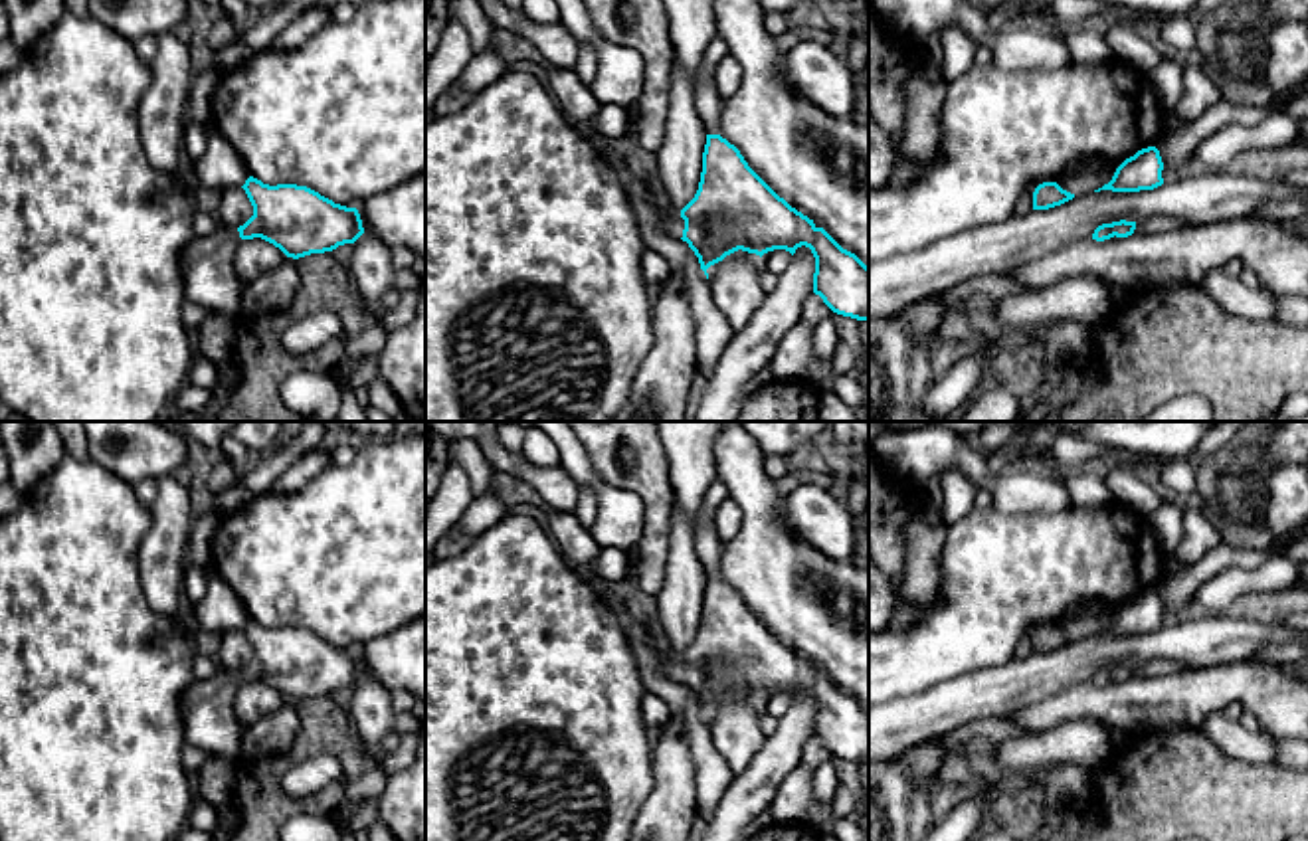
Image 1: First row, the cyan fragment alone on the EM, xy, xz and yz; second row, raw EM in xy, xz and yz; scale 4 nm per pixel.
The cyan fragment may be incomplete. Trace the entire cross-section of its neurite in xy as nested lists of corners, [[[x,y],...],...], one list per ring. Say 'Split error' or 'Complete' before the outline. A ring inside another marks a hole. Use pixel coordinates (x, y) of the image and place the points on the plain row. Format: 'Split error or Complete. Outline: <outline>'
Split error. Outline: [[[249,619],[241,631],[253,659],[239,671],[220,669],[208,679],[194,679],[180,697],[186,742],[230,762],[239,758],[241,746],[243,724],[235,716],[241,683],[261,681],[299,702],[354,687],[364,677],[356,651],[334,647],[307,629],[269,629]]]

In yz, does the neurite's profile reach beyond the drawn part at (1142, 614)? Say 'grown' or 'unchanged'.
unchanged

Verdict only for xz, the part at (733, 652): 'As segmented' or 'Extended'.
Extended

